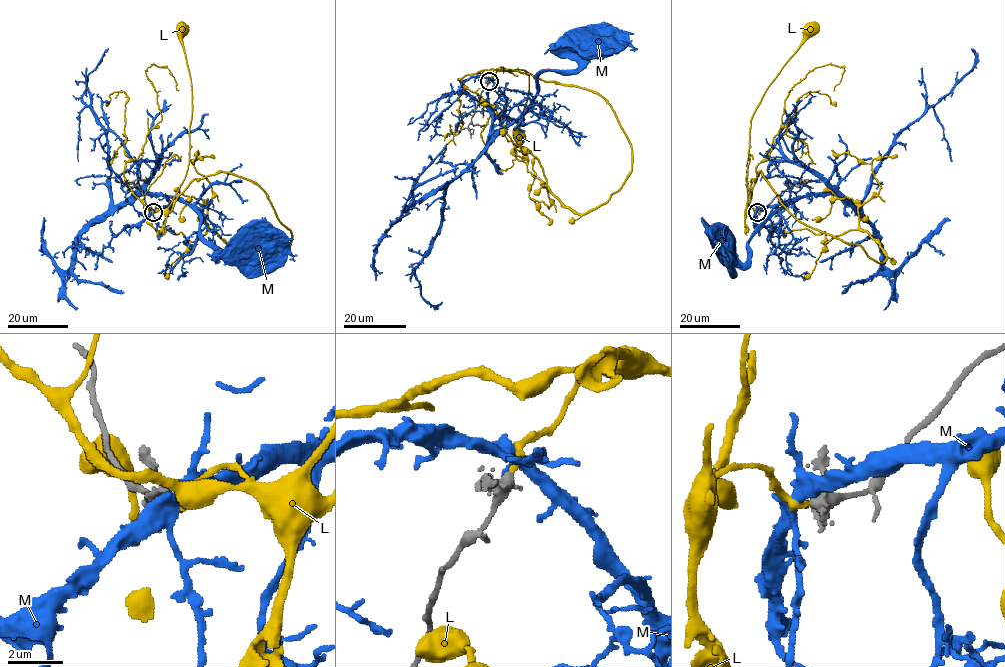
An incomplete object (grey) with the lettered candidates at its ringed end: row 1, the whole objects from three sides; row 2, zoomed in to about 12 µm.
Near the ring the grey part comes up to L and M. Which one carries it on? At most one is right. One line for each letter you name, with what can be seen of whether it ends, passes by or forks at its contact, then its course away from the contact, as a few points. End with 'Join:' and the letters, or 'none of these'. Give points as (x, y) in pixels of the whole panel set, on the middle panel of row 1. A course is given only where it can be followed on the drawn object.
L: it ends | via (489, 80), (499, 69), (522, 69), (528, 74), (529, 93), (518, 138)
Join: L

